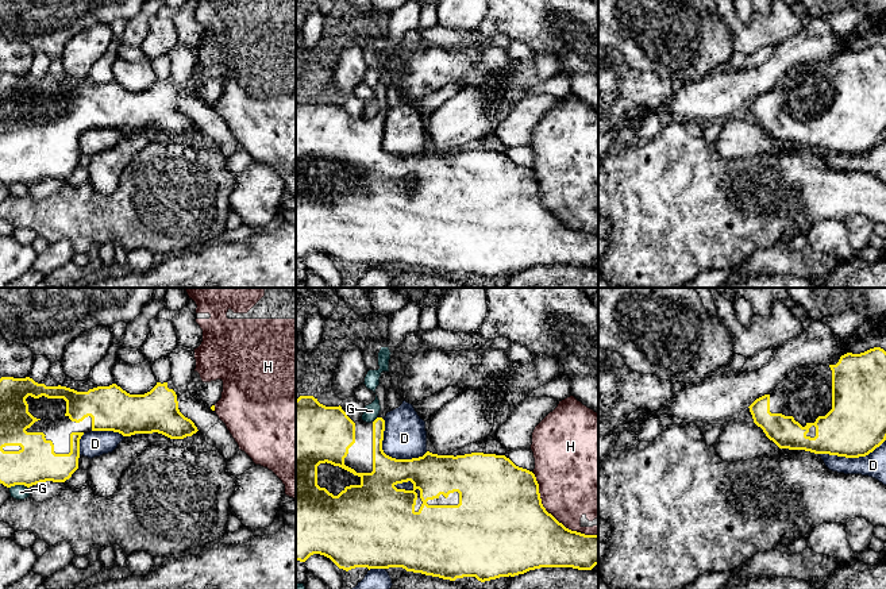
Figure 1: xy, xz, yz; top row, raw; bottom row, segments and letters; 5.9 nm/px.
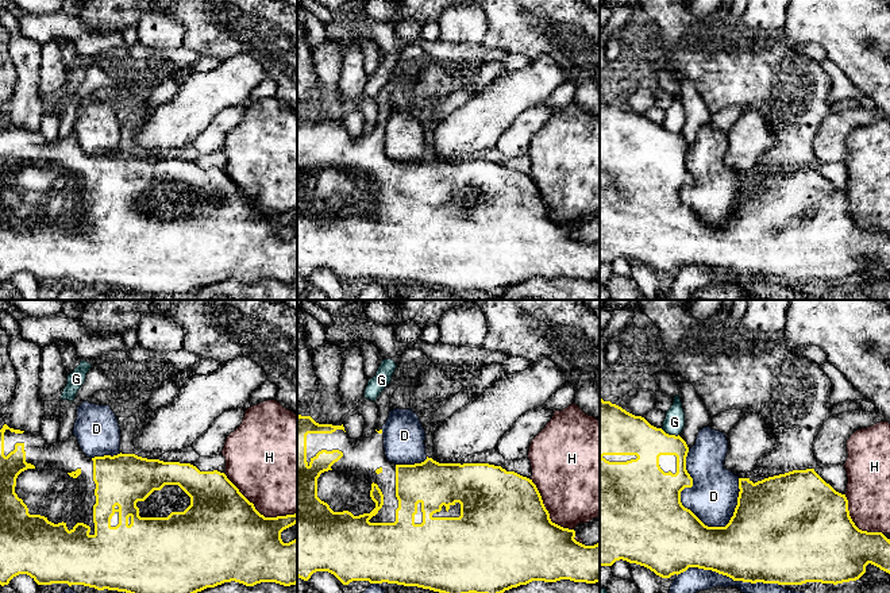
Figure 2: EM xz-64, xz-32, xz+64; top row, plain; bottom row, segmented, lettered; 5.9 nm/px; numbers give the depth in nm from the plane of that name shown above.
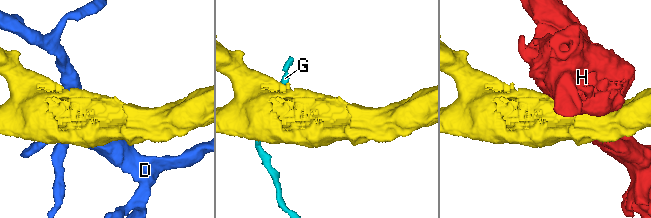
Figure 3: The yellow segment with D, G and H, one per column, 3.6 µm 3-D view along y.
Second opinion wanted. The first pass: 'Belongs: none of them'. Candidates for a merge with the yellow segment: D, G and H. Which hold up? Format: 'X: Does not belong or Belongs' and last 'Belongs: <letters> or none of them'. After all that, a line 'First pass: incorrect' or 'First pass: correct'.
D: Does not belong
G: Does not belong
H: Does not belong
Belongs: none of them
First pass: correct

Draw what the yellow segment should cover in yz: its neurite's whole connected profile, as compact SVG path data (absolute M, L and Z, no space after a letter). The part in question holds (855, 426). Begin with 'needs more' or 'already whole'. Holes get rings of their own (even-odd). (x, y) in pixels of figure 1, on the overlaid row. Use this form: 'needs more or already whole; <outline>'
needs more; M886 351L847 353L836 365L798 366L750 407L754 423L779 449L866 457L886 440Z

